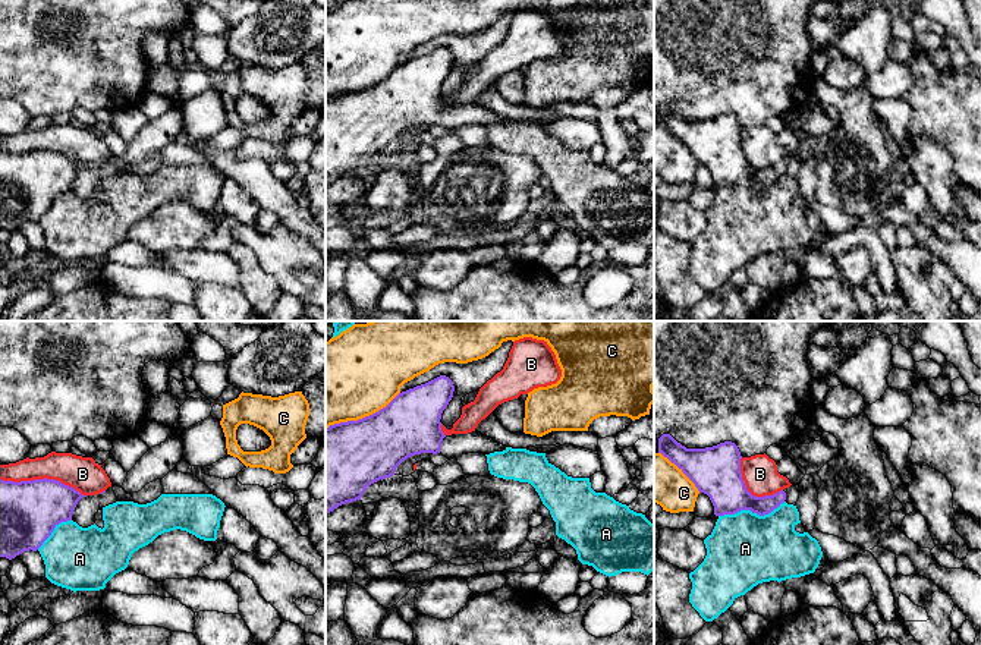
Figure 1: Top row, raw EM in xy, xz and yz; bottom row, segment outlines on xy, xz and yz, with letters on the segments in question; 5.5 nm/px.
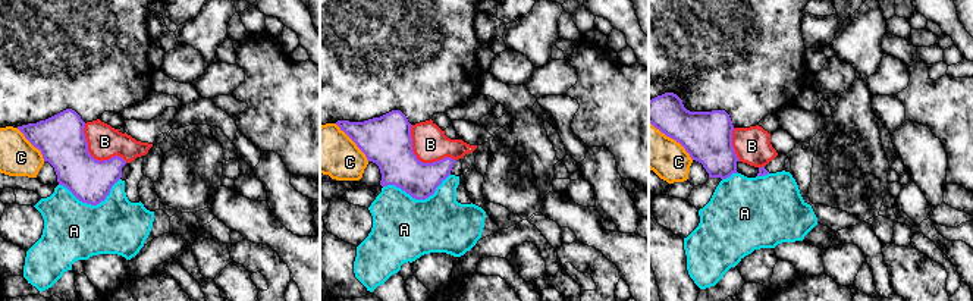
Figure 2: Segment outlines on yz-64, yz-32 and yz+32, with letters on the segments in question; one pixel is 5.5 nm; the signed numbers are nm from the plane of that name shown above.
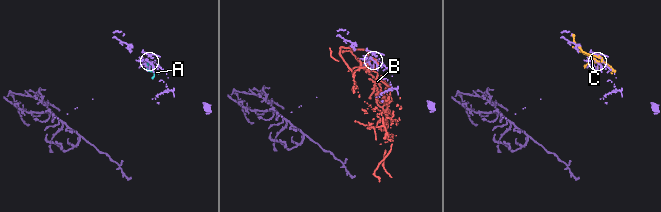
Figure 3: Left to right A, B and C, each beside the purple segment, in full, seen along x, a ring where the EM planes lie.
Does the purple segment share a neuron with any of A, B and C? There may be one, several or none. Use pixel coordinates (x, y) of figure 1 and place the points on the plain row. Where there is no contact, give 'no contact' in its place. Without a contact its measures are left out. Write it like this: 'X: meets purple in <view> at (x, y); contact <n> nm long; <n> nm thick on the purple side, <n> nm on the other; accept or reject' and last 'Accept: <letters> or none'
A: meets purple in yz at (751, 182); contact 380 nm long; 240 nm thick on the purple side, 400 nm on the other; reject
B: meets purple in xy at (43, 151); contact 480 nm long; 320 nm thick on the purple side, 190 nm on the other; reject
C: meets purple in xz at (362, 90); contact 460 nm long; 400 nm thick on the purple side, 480 nm on the other; reject
Accept: none

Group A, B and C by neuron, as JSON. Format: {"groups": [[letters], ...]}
{"groups": [["A"], ["B"], ["C"]]}

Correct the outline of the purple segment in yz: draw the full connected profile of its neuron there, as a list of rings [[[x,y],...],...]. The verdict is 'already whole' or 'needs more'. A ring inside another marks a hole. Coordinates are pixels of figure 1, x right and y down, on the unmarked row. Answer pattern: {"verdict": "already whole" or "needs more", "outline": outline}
{"verdict": "already whole", "outline": [[[670,106],[658,110],[658,125],[675,135],[698,160],[710,169],[716,188],[751,182],[760,188],[771,185],[786,172],[782,161],[773,167],[752,167],[742,151],[741,123],[732,113],[705,120],[686,120]]]}

